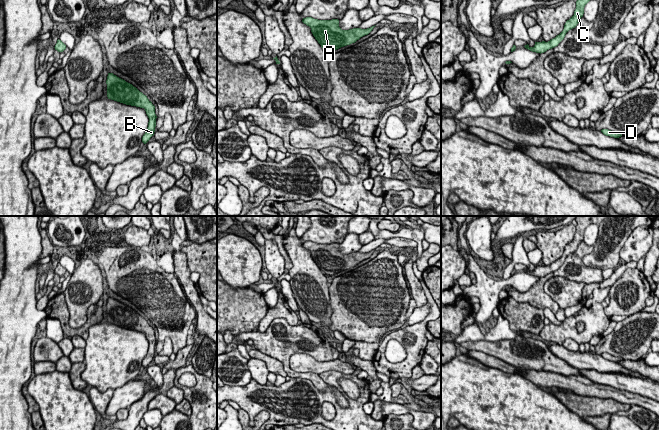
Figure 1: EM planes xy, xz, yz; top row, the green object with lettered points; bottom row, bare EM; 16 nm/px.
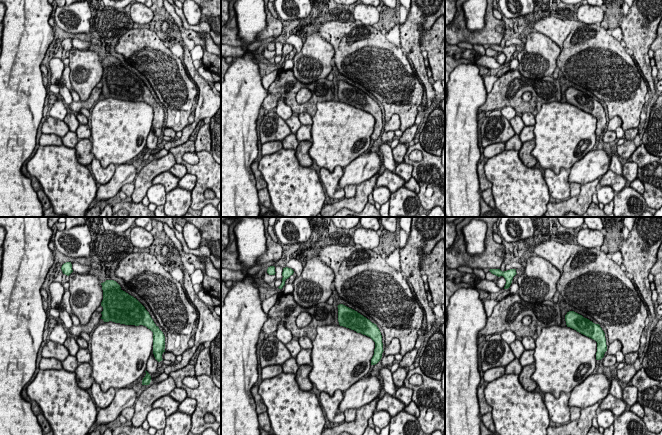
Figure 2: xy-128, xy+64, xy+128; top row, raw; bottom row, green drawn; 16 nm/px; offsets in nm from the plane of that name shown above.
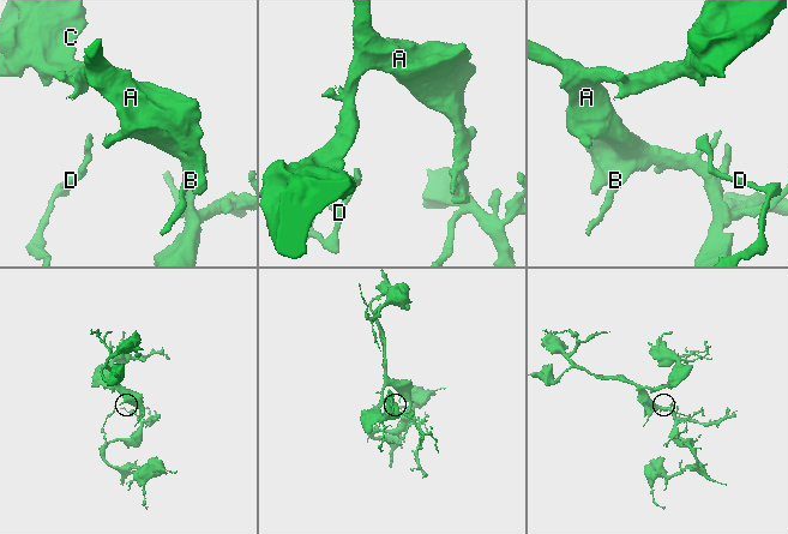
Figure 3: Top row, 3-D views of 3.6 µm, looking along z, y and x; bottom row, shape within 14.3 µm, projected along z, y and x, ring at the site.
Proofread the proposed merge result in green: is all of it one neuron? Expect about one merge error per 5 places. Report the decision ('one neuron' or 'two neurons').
one neuron

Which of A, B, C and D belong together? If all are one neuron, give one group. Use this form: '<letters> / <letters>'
A B C D

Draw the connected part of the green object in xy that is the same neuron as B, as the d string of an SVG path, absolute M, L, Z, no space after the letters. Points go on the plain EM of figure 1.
M108 297L106 308L108 323L145 333L149 346L147 355L142 361L142 366L146 368L155 356L157 342L155 330L147 320L140 316L136 311L117 301L113 297Z

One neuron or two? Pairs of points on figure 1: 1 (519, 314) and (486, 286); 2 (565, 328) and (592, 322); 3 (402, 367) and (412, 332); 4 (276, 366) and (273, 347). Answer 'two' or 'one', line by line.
1: two
2: one
3: one
4: two

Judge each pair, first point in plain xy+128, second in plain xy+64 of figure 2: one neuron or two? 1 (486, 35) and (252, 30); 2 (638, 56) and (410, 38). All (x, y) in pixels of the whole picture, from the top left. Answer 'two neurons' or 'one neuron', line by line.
1: two neurons
2: one neuron

